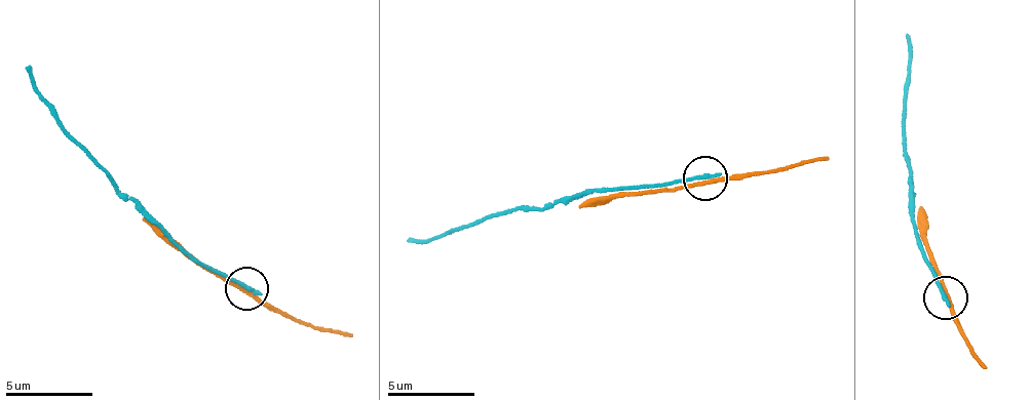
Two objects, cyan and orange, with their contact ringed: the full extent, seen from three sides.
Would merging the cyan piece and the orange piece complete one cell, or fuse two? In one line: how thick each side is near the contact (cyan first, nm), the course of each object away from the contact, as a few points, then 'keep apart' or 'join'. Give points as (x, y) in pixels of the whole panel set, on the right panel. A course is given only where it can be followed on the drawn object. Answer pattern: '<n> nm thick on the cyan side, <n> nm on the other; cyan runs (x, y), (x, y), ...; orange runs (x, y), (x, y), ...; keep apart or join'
280 nm thick on the cyan side, 200 nm on the other; cyan runs (944, 298), (927, 266), (909, 212), (905, 107), (910, 54), (908, 32); orange runs (948, 298), (970, 353), (986, 367); keep apart

